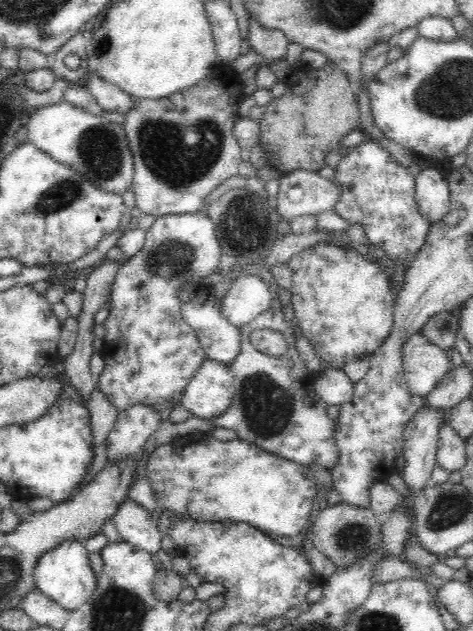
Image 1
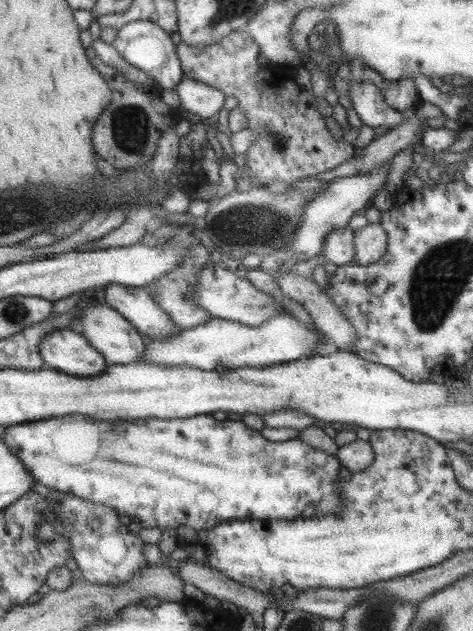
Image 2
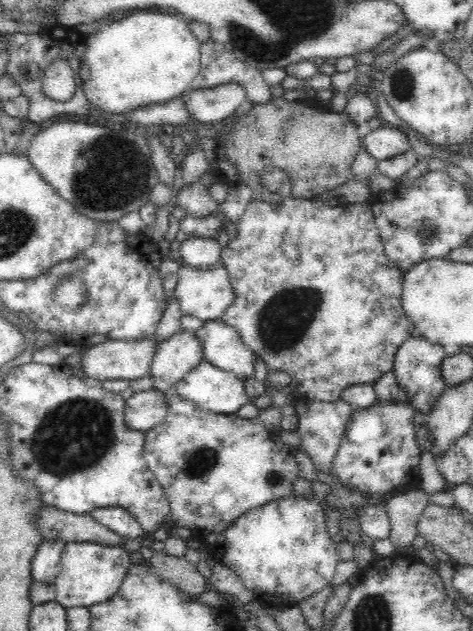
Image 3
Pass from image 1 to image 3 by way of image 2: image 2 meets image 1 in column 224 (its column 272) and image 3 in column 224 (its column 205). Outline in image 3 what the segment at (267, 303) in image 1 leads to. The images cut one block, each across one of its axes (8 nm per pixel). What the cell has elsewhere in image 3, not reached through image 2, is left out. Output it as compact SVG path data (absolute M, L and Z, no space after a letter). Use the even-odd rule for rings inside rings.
M221 261L209 269L195 269L181 262L177 274L175 298L179 301L182 315L195 317L203 321L219 319L233 301L233 290L226 267Z

